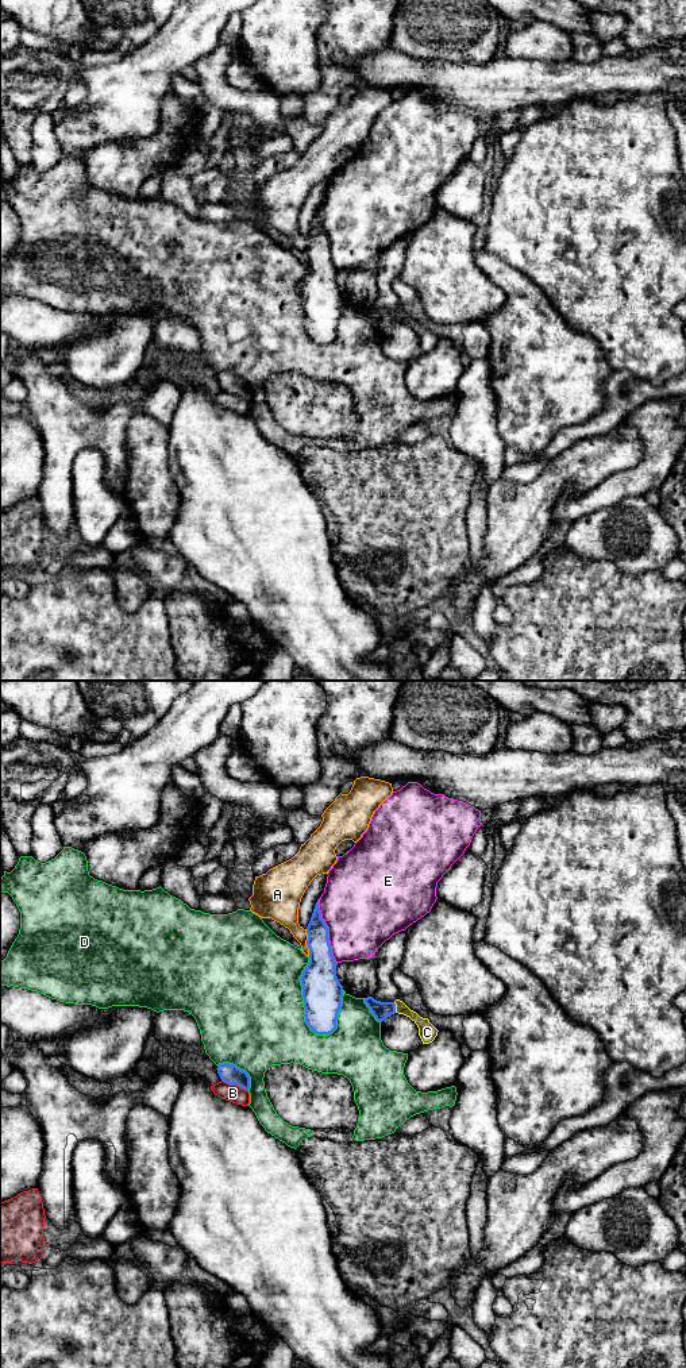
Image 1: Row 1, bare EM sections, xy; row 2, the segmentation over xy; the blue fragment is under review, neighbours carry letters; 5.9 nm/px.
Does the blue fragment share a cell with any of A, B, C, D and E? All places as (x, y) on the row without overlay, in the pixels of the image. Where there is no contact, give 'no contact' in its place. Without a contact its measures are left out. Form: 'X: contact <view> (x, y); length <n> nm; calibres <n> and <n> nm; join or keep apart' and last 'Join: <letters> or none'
A: contact xy (307, 251); length 160 nm; calibres 220 and 180 nm; keep apart
B: contact xy (235, 392); length 170 nm; calibres 120 and 110 nm; keep apart
C: contact xy (394, 316); length 70 nm; calibres 110 and 110 nm; keep apart
D: contact xy (304, 311); length 480 nm; calibres 240 and 500 nm; keep apart
E: contact xy (327, 239); length 400 nm; calibres 180 and 480 nm; keep apart
Join: none

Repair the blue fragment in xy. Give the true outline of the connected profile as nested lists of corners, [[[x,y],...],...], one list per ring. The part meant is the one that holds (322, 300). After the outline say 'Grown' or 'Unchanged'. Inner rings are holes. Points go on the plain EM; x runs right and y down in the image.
[[[319,208],[307,235],[309,271],[300,286],[305,316],[305,331],[316,343],[329,343],[336,338],[342,315],[343,294],[336,285],[336,274],[328,248],[328,235],[321,227]]]. Unchanged

